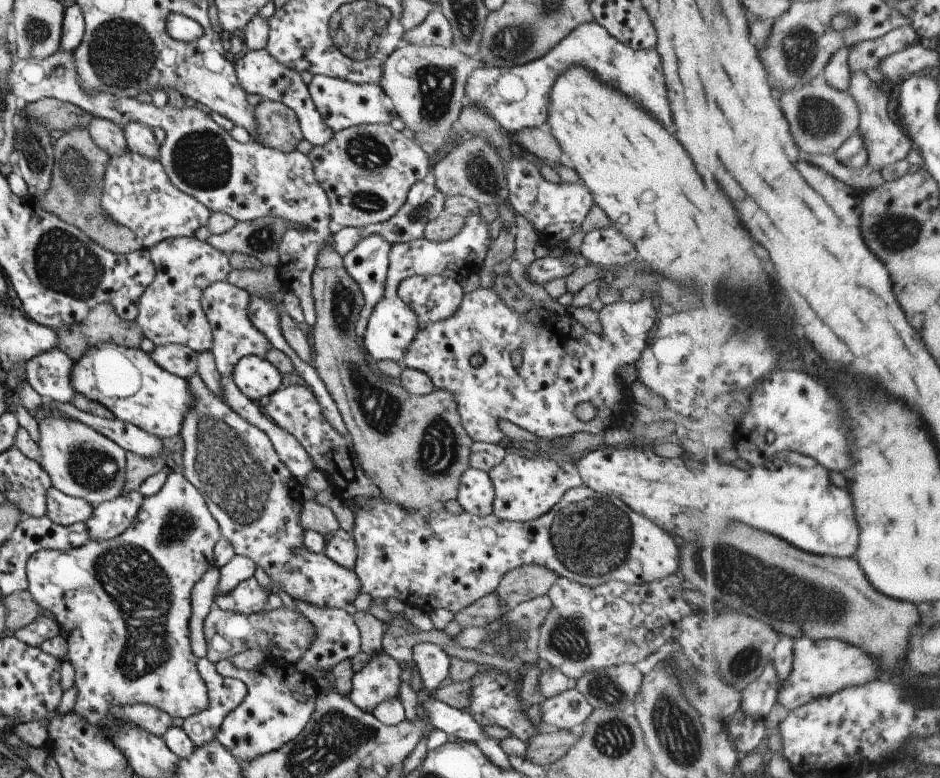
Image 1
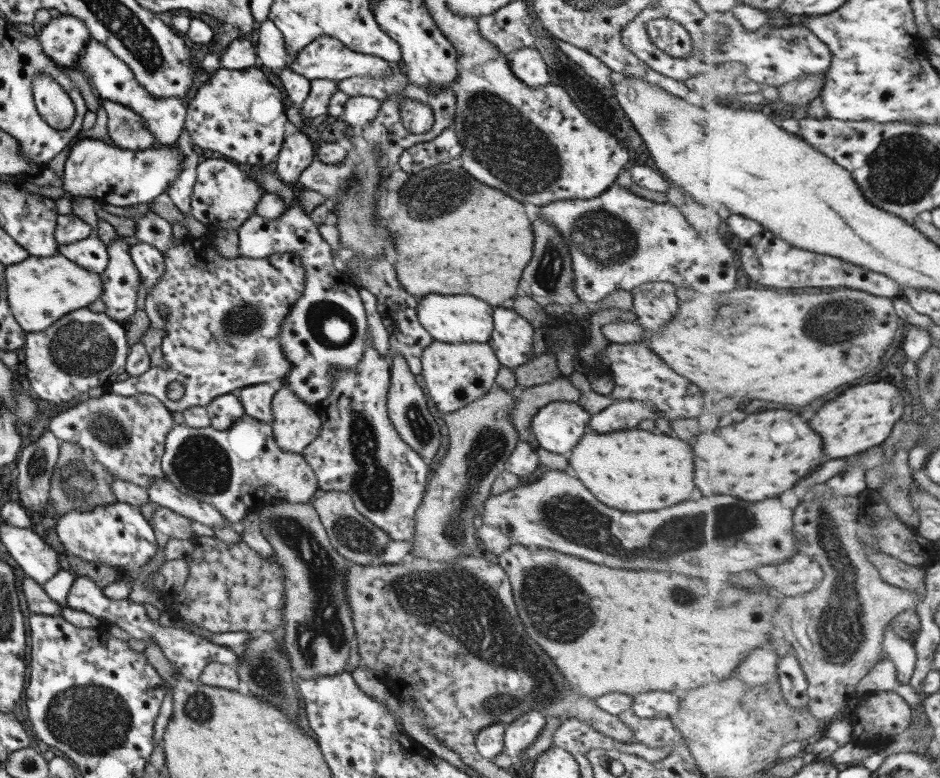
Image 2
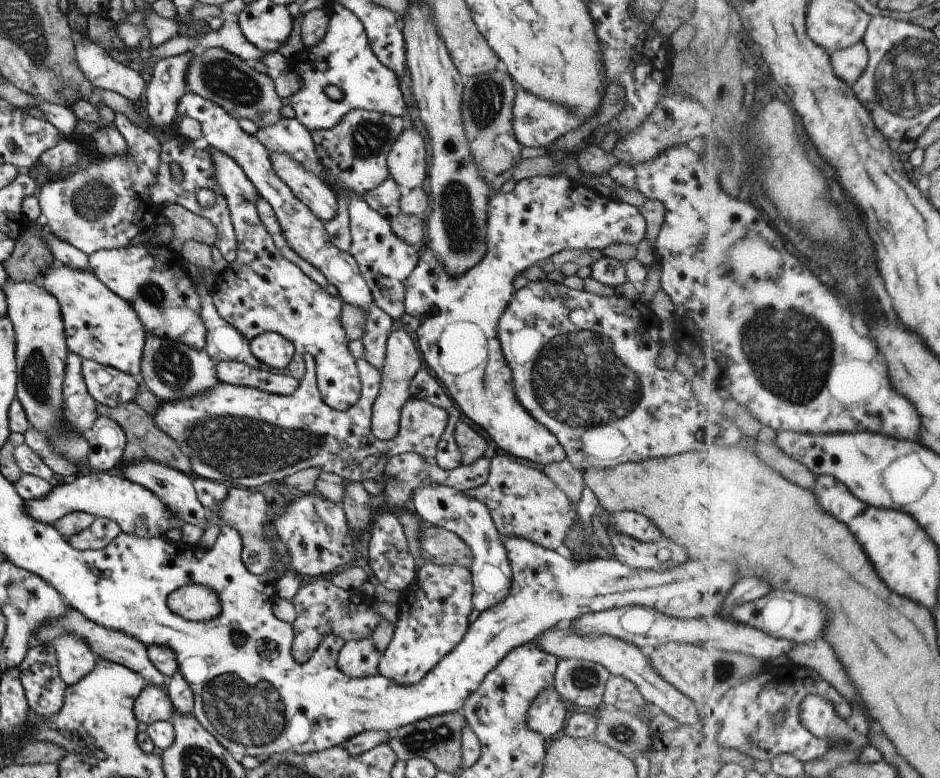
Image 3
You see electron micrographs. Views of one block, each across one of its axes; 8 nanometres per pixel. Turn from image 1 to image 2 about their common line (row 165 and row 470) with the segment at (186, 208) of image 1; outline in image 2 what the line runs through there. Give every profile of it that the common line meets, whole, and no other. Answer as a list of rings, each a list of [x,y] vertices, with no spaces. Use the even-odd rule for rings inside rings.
[[[106,391],[98,398],[89,397],[65,410],[61,408],[55,416],[49,418],[48,428],[59,441],[69,441],[75,444],[78,452],[91,456],[109,472],[112,478],[129,481],[129,483],[145,488],[151,483],[153,477],[164,478],[160,468],[164,452],[163,444],[165,435],[169,433],[173,424],[171,411],[149,393],[123,397]]]

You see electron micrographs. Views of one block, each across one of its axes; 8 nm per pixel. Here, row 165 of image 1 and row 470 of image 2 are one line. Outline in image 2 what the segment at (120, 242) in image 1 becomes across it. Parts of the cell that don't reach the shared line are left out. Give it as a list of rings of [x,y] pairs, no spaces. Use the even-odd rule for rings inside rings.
[[[60,441],[58,458],[49,482],[47,502],[43,506],[42,515],[48,515],[55,520],[63,513],[71,510],[84,511],[91,506],[115,503],[115,496],[111,492],[112,476],[91,456],[78,452],[75,444]]]

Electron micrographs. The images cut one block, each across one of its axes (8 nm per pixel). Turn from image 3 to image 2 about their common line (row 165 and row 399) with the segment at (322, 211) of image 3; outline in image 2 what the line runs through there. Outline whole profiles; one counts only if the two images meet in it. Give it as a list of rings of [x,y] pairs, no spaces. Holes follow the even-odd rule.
[[[287,384],[280,388],[271,399],[273,419],[269,423],[273,430],[275,445],[282,452],[300,454],[319,432],[321,416],[313,406],[301,402]]]

